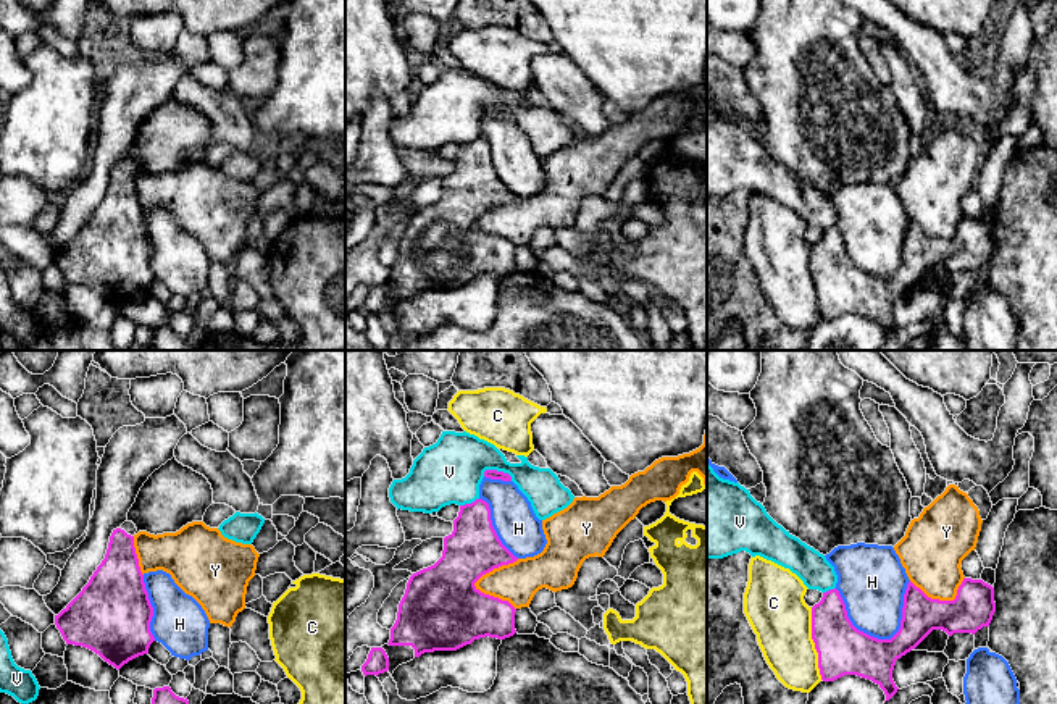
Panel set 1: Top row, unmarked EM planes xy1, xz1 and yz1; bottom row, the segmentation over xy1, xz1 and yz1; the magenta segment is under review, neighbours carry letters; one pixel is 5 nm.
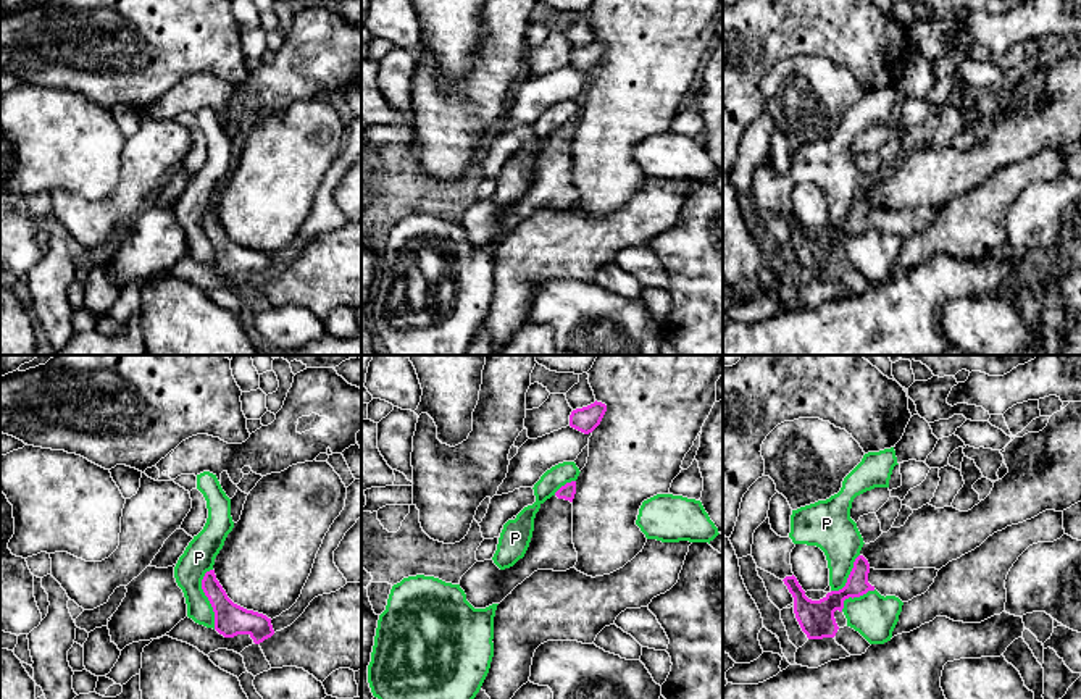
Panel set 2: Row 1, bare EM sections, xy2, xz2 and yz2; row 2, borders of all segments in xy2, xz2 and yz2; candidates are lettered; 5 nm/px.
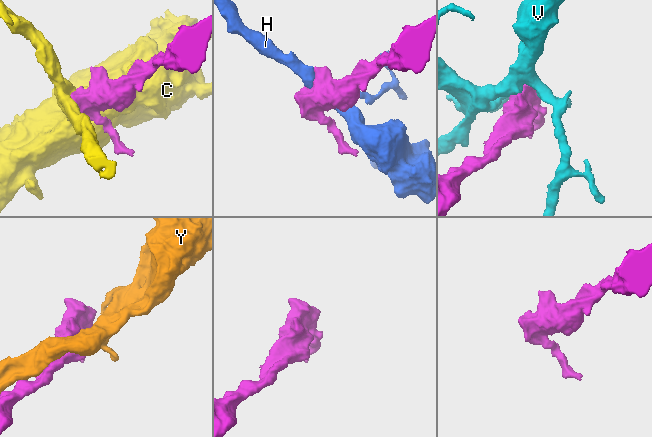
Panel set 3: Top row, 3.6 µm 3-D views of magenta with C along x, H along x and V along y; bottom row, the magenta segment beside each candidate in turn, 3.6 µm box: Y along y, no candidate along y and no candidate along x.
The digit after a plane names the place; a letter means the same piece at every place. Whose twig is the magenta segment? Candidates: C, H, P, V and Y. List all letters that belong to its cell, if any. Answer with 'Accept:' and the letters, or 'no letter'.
Accept: no letter

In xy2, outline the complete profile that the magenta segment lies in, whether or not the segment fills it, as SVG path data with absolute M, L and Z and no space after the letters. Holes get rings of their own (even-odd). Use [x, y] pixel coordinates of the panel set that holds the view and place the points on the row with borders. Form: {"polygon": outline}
{"polygon": "M215 570L205 573L202 589L215 612L215 630L224 638L248 634L255 644L260 644L274 634L271 618L247 610L227 597L226 591L216 580Z"}

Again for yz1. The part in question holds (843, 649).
{"polygon": "M963 578L954 601L931 599L909 581L899 631L891 639L878 639L852 625L839 591L829 589L812 607L812 639L821 680L857 675L876 683L889 701L899 689L892 680L897 659L915 649L933 630L949 636L975 635L989 626L994 612L994 588L983 580Z"}

